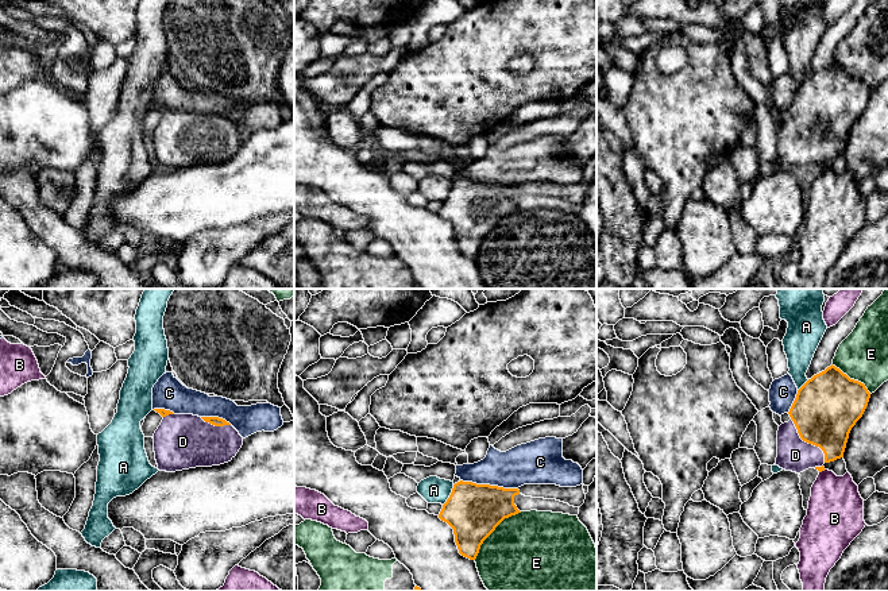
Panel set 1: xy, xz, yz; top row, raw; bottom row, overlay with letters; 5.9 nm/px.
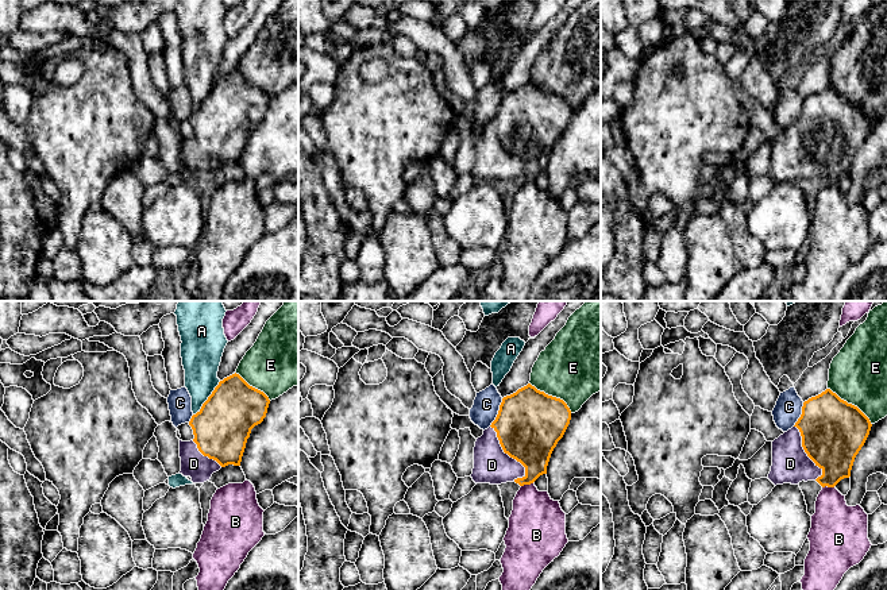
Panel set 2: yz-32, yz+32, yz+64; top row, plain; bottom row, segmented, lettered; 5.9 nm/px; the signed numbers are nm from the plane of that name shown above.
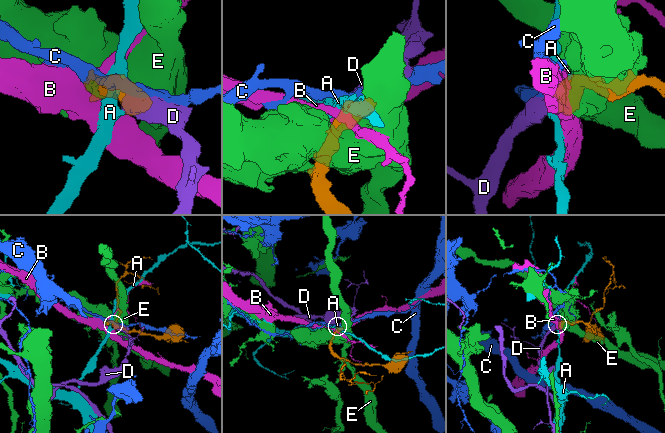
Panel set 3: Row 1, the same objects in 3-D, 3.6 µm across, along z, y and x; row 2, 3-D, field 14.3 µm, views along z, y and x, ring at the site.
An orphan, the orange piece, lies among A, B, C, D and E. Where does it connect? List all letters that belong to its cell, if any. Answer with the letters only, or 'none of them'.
D

